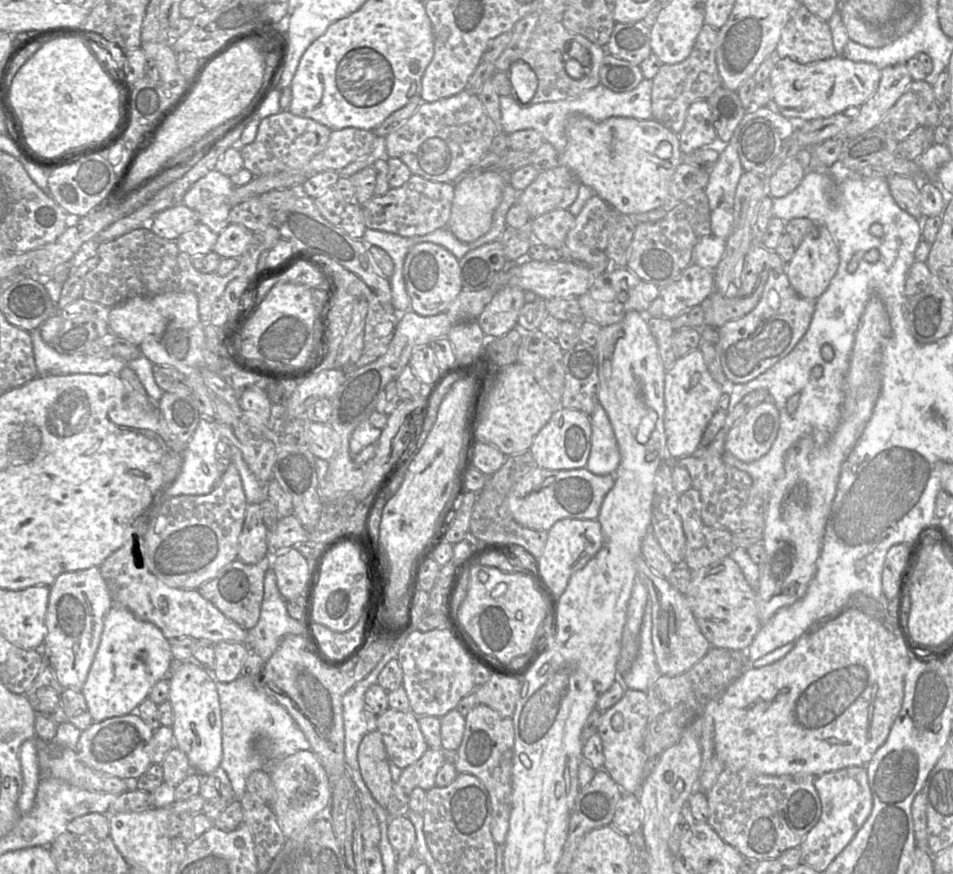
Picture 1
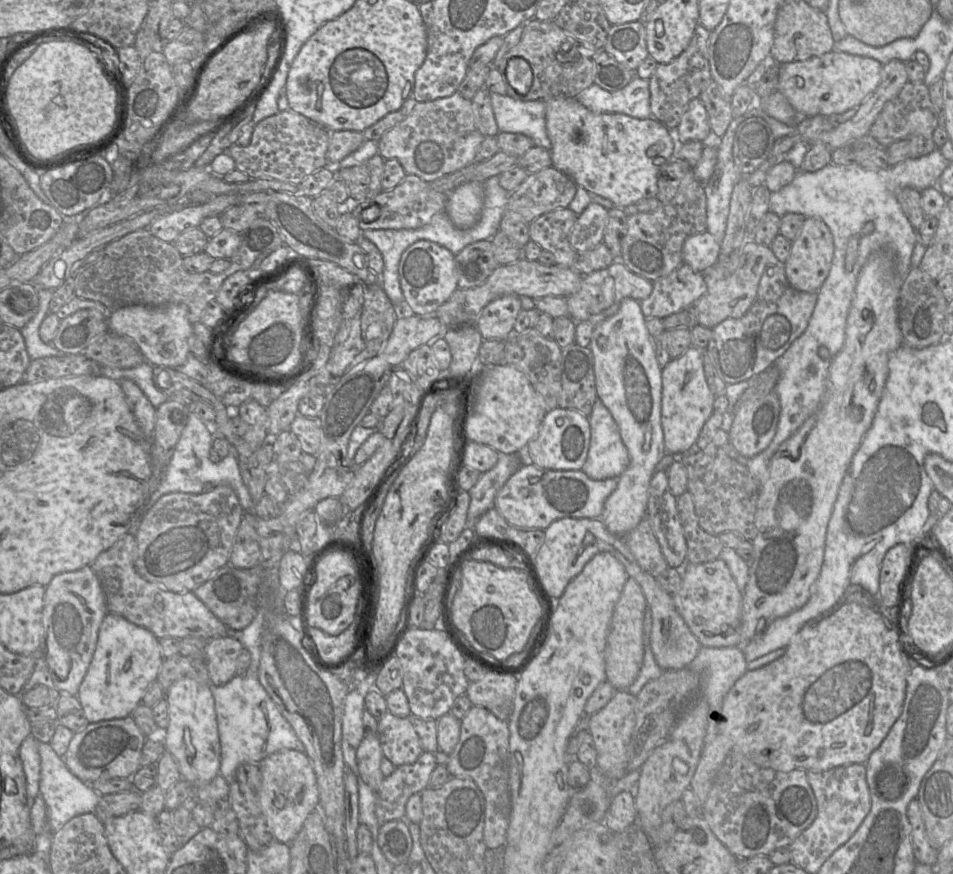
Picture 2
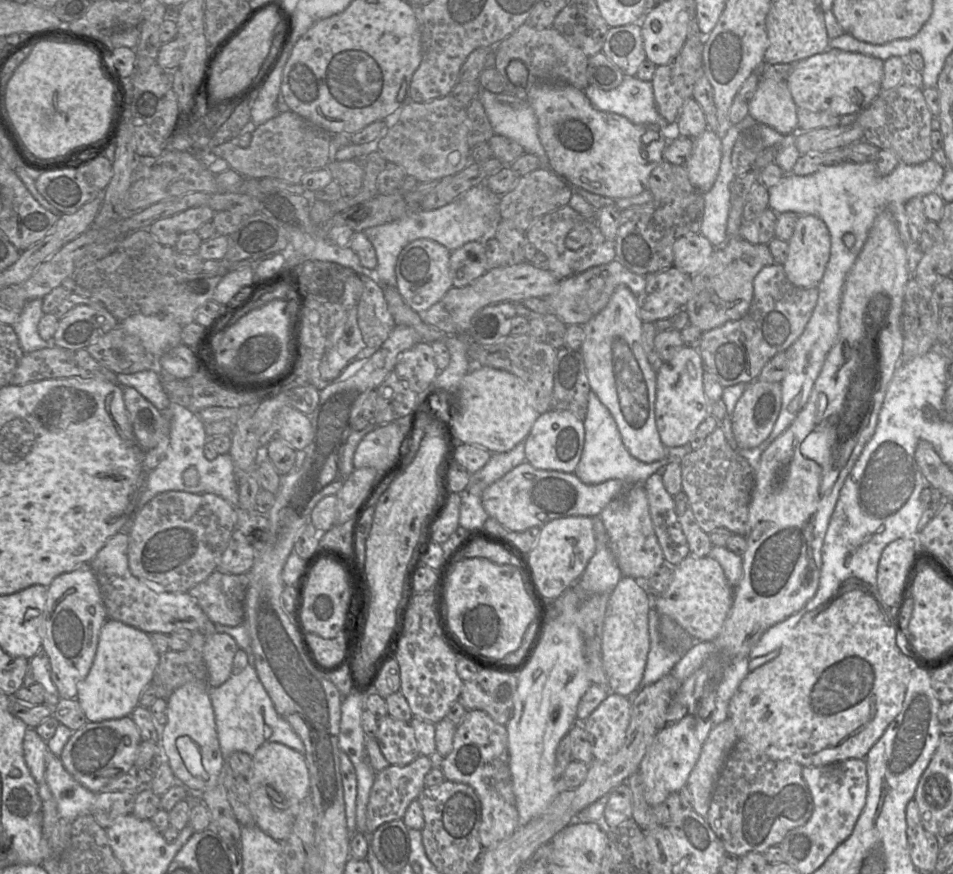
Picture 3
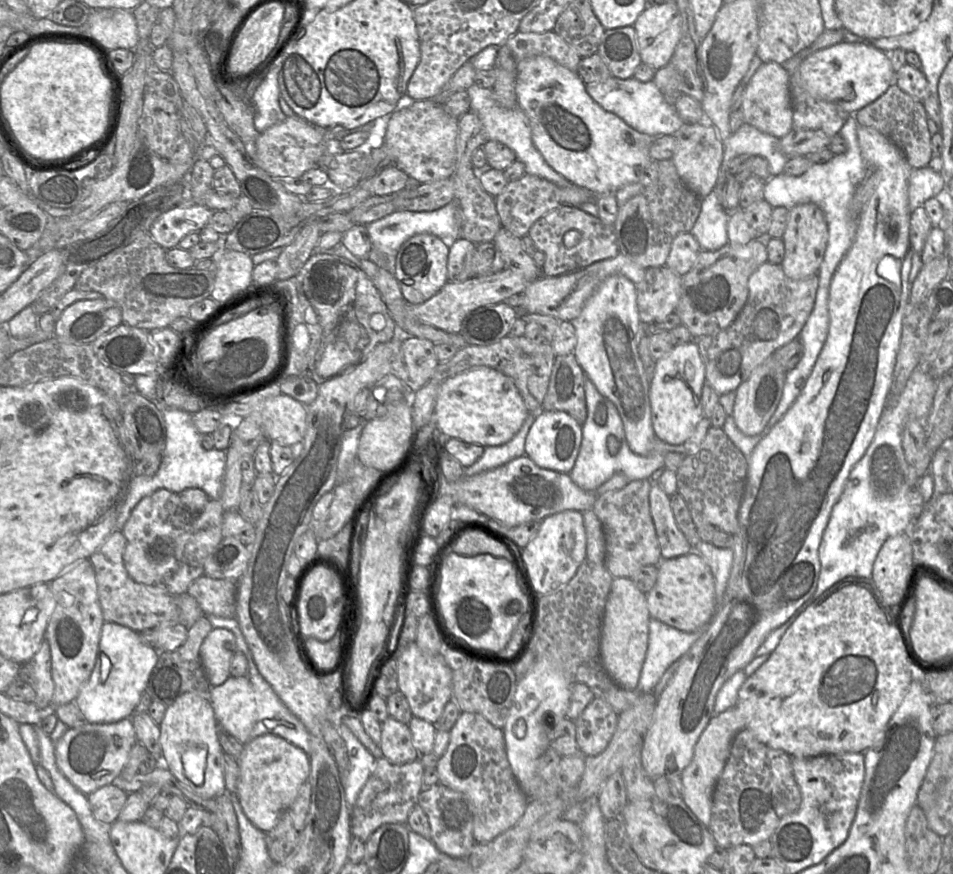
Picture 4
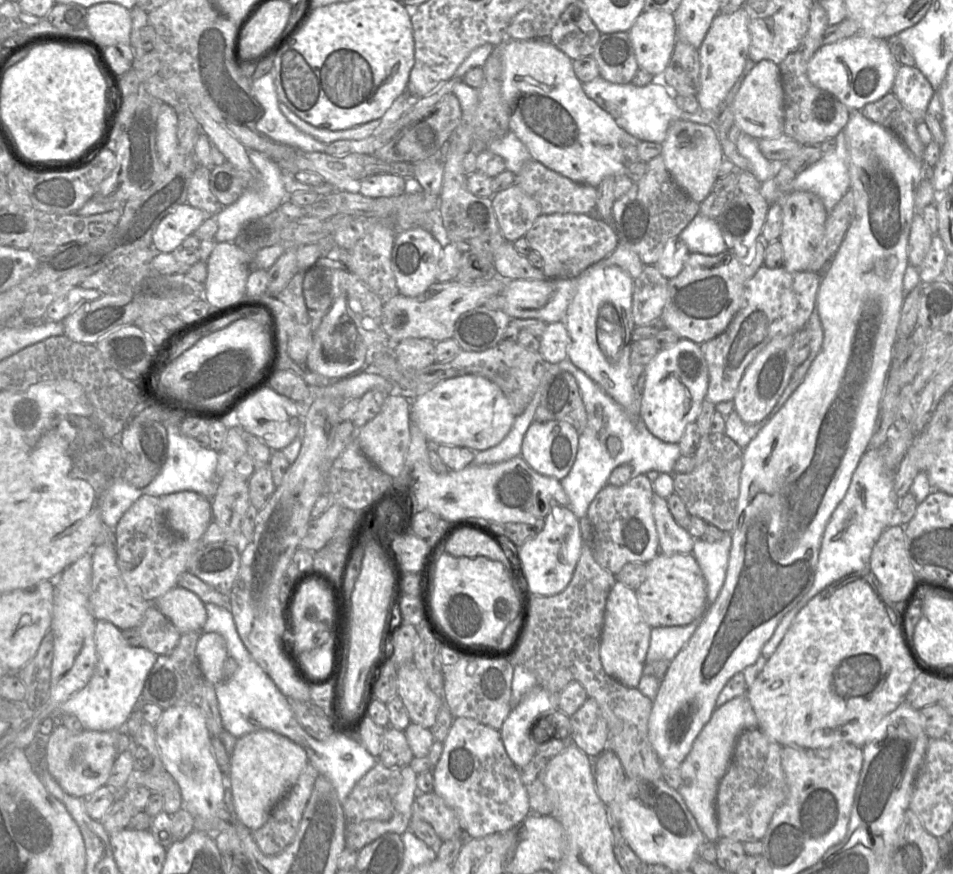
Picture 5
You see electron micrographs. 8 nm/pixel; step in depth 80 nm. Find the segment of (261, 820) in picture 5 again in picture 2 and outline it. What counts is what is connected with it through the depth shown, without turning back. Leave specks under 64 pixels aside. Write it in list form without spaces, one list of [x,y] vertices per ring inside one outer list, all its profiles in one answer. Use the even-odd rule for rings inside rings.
[[[283,749],[264,758],[260,762],[260,770],[262,784],[258,792],[255,793],[258,796],[268,829],[275,840],[290,844],[300,832],[309,814],[318,808],[319,805],[319,792],[316,776],[310,759],[304,752]]]

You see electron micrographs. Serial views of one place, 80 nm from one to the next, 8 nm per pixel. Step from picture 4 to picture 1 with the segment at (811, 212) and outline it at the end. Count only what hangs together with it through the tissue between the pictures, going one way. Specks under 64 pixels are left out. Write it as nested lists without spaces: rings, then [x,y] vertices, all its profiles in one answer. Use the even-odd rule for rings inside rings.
[[[815,224],[796,248],[794,256],[787,262],[786,274],[798,295],[816,301],[827,289],[839,265],[838,248],[829,230]]]

